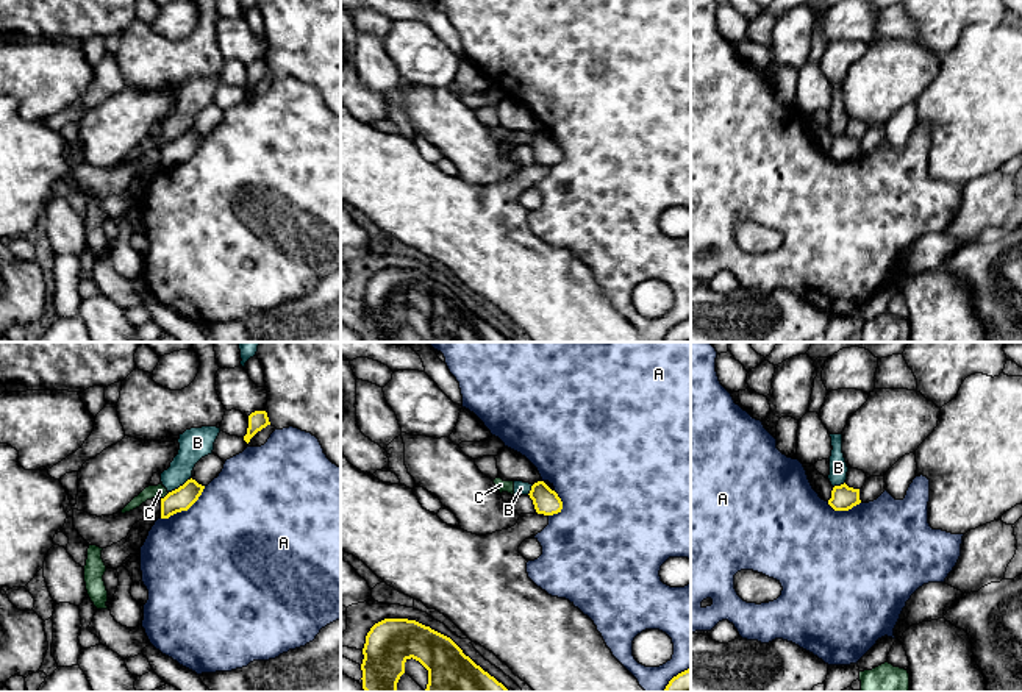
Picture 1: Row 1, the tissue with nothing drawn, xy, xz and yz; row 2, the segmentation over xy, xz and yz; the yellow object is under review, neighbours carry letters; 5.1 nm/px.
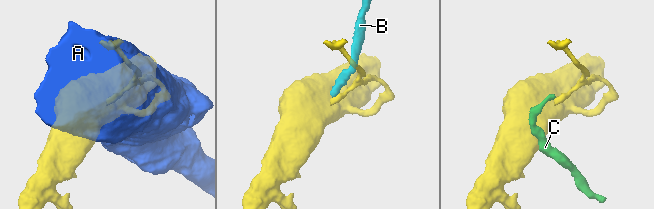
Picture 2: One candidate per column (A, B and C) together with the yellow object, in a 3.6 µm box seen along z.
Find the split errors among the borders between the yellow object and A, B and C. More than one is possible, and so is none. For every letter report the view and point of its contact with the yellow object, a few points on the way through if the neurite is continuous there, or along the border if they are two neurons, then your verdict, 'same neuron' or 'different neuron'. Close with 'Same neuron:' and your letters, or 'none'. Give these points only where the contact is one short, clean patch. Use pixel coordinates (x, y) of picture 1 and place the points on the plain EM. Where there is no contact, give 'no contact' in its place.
A: meets yellow in xy at (185, 160); different neuron
B: meets yellow in xy at (180, 136); border along xy (191, 128), (169, 142); different neuron
C: meets yellow in xy at (166, 146); border along xy (169, 142), (161, 149); different neuron
Same neuron: none

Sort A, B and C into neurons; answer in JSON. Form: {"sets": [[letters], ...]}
{"sets": [["A"], ["B", "C"]]}

